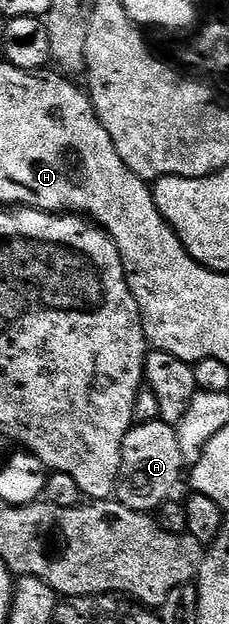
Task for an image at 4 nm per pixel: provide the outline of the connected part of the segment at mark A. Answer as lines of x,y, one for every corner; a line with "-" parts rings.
137,422
127,432
123,440
121,453
121,481
117,484
116,501
122,502
127,508
142,512
156,511
158,506
170,501
174,497
173,489
181,482
181,473
186,473
187,467
183,460
183,452
179,452
179,436
177,428
166,422

